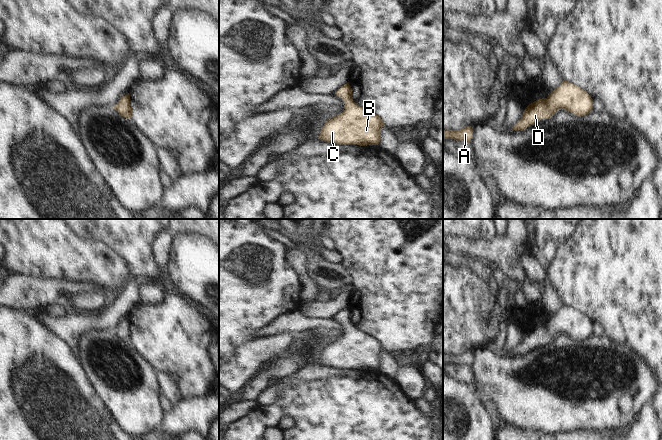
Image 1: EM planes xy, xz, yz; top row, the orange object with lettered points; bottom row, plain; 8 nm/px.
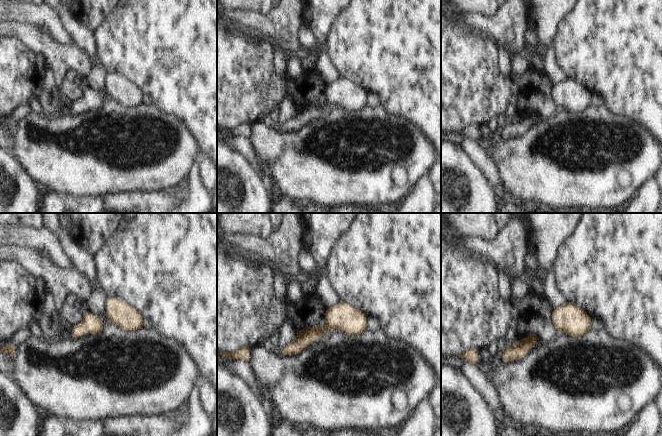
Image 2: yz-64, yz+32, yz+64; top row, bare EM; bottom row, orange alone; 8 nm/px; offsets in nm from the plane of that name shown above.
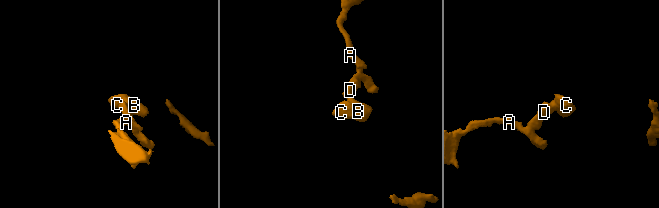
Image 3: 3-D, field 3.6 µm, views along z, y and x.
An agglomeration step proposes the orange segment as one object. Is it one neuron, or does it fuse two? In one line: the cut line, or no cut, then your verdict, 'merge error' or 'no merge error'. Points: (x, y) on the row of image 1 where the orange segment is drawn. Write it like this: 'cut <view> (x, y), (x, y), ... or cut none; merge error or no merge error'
cut none; no merge error

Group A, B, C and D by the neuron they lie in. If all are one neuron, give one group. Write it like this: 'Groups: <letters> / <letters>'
Groups: A B C D.

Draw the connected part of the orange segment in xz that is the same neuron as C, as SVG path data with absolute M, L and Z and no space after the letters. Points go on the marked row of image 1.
M349 83L335 94L345 102L344 110L326 121L318 138L339 145L378 145L381 128L385 127L382 119L353 101Z

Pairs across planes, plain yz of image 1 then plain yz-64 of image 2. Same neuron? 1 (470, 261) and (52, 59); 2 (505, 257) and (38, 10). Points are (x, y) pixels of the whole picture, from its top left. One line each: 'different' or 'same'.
1: same
2: same

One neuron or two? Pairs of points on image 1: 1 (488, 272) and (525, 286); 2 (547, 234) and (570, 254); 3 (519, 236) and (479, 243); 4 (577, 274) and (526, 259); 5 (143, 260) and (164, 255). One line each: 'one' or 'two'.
1: one
2: two
3: one
4: two
5: two

